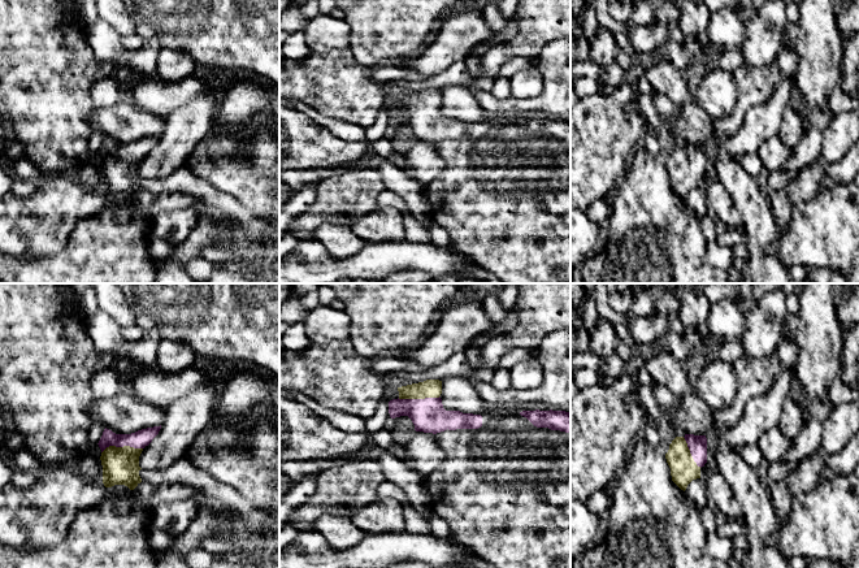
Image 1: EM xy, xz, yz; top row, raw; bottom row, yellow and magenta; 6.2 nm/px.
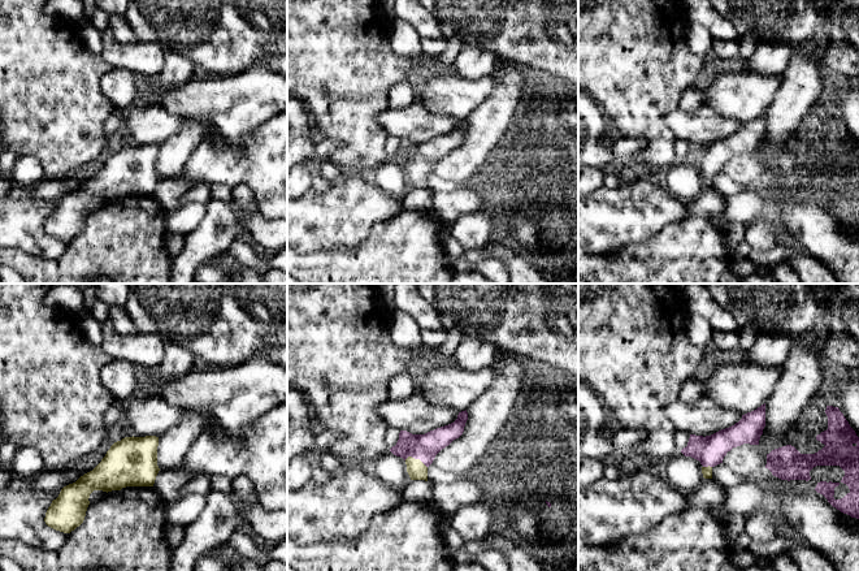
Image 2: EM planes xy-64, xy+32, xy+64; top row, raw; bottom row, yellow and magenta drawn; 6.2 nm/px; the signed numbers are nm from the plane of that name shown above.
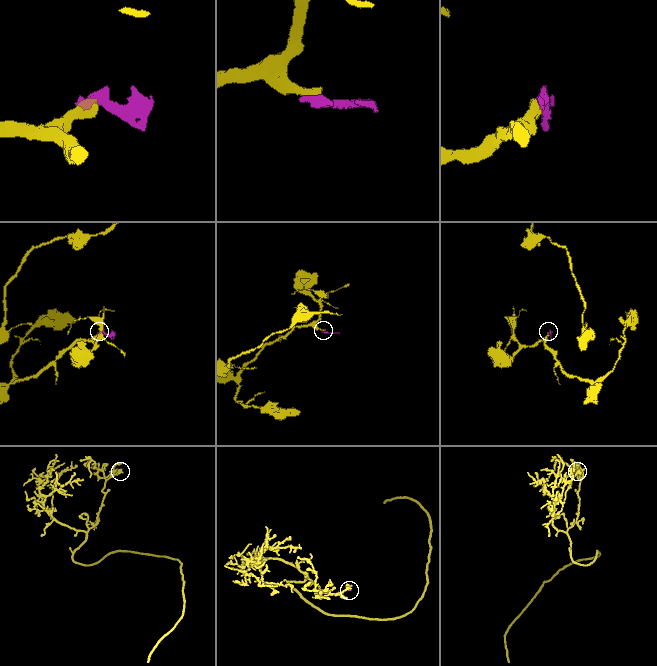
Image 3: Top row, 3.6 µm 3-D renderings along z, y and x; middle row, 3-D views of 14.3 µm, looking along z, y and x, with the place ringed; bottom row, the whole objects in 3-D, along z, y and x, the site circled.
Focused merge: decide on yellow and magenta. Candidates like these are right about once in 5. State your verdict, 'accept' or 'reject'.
accept

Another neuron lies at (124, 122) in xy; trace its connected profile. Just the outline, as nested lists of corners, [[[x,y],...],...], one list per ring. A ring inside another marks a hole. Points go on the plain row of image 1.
[[[130,100],[97,108],[86,117],[92,133],[101,133],[116,143],[131,143],[142,138],[160,135],[165,120],[142,110]]]

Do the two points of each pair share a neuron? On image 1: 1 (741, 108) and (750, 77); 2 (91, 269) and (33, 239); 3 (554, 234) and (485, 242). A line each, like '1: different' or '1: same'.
1: same
2: different
3: same

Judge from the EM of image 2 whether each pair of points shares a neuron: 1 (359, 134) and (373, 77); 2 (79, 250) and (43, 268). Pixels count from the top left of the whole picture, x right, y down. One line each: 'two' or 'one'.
1: one
2: one

